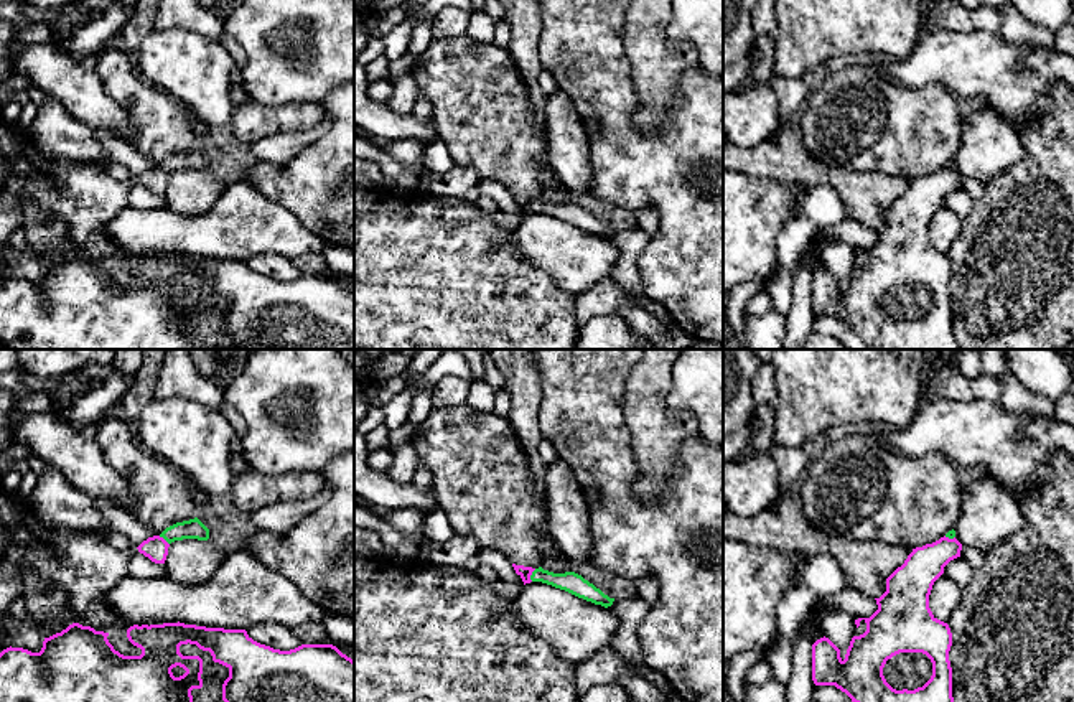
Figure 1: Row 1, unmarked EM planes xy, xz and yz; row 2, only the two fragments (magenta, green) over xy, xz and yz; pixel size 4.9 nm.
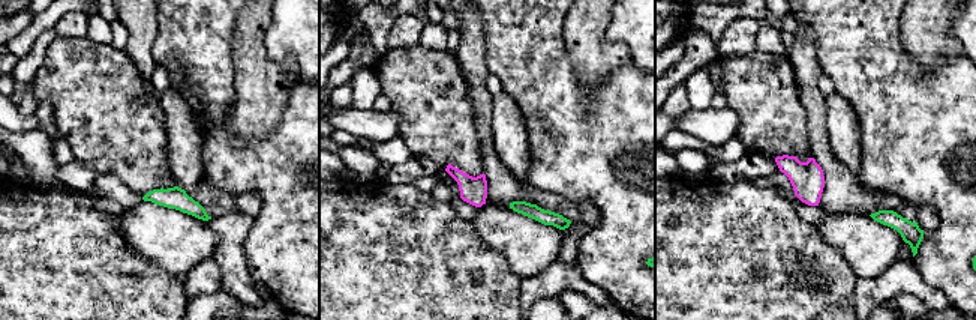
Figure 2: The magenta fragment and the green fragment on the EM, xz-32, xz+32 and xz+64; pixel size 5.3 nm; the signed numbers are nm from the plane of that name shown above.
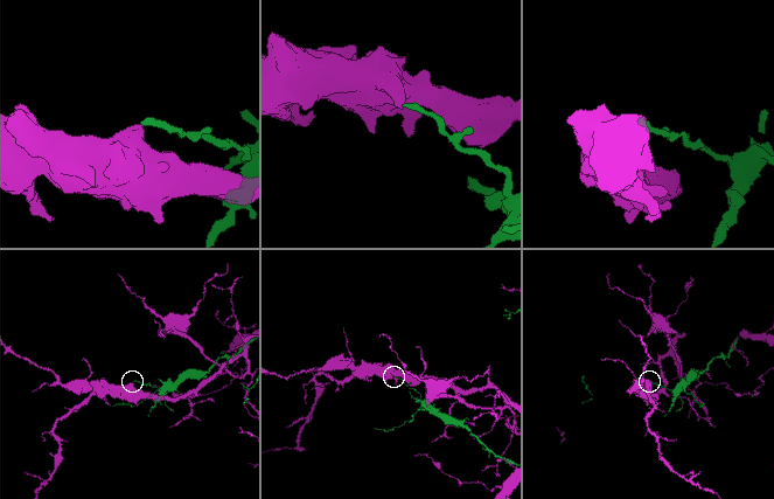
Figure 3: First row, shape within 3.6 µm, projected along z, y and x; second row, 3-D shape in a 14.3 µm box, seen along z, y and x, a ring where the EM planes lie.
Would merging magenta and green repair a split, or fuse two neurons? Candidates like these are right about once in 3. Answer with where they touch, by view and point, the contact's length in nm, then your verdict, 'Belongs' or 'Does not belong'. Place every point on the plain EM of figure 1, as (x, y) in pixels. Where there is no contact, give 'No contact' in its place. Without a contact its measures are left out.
Touches magenta at xz (531, 205). Shared border 70 nm. Does not belong

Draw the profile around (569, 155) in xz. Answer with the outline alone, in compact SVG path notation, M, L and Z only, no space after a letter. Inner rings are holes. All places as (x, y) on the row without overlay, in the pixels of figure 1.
M562 91L547 96L544 107L550 168L573 198L588 191L590 143L581 117Z

